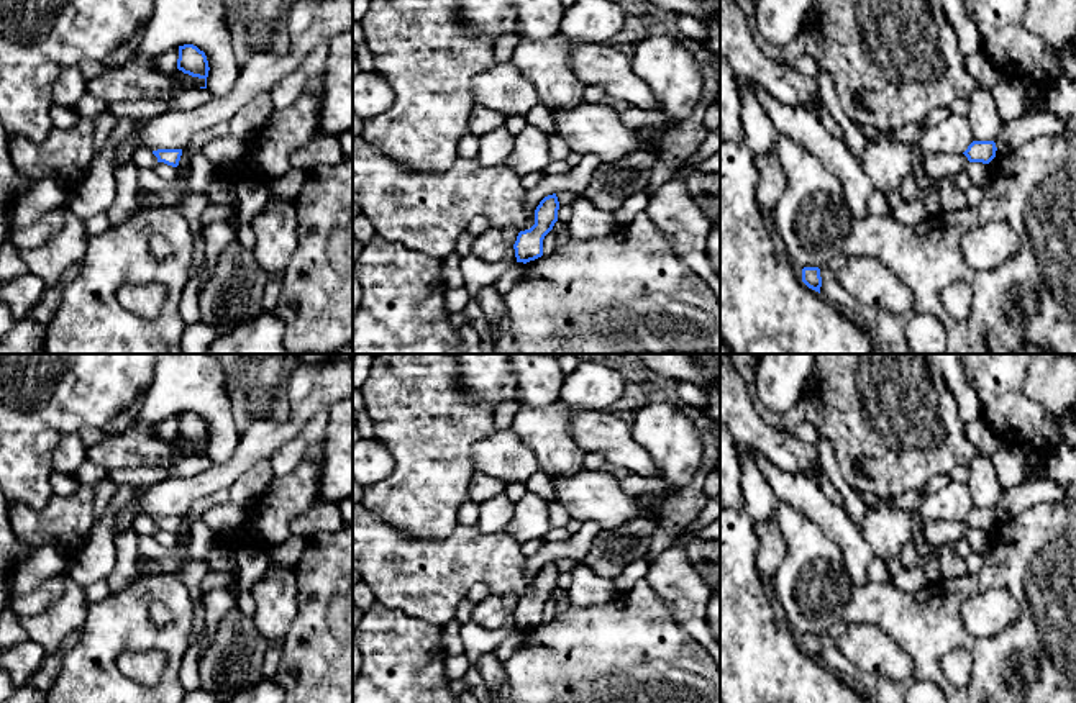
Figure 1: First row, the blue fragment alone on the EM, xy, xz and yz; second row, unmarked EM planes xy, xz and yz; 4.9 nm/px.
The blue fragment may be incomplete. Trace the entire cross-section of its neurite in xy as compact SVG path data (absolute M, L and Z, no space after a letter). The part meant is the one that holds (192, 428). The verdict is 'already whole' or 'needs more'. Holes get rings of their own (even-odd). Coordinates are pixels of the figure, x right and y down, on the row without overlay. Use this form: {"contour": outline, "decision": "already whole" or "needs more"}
{"contour": "M194 411L179 413L177 436L192 444L203 446L205 452L200 456L207 456L207 444L210 434L205 420L200 418L197 413Z", "decision": "already whole"}

